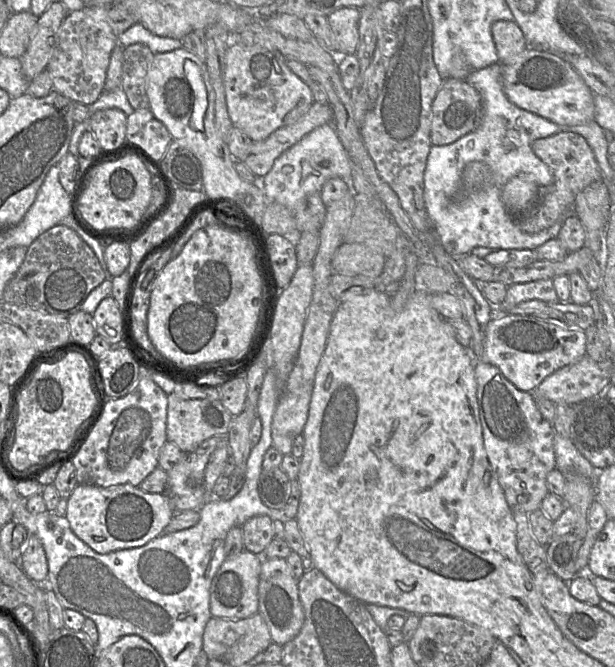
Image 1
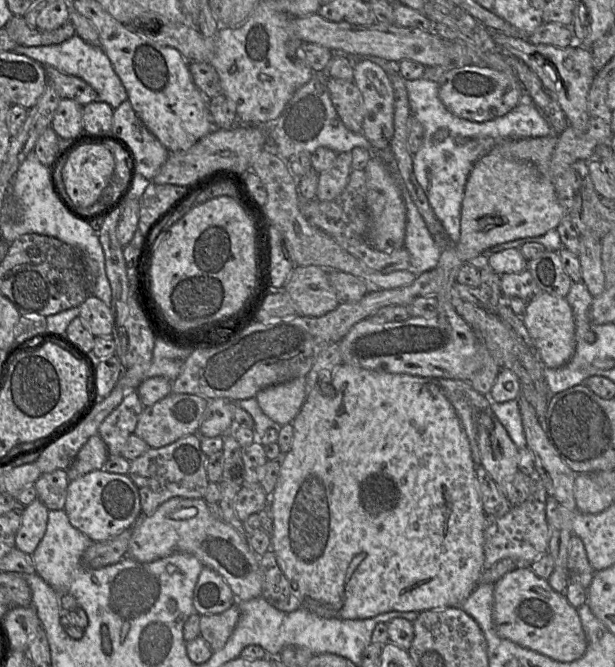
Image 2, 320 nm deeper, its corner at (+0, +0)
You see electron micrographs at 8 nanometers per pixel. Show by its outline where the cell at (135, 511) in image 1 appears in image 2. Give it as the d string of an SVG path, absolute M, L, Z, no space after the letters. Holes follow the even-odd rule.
M96 470L70 481L64 506L73 527L92 542L106 541L131 529L142 516L138 488L128 475Z

